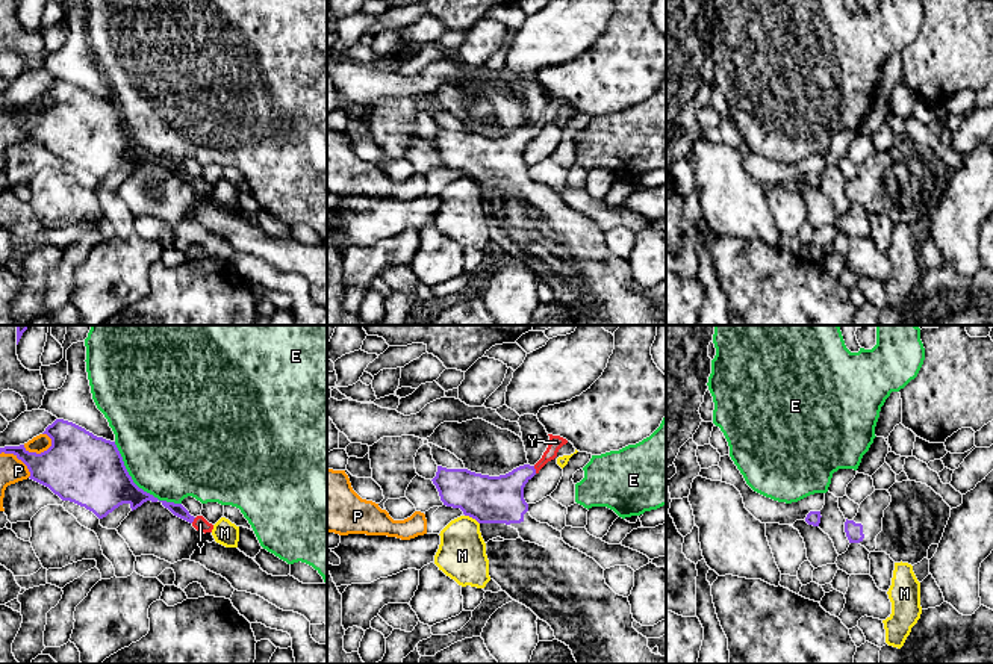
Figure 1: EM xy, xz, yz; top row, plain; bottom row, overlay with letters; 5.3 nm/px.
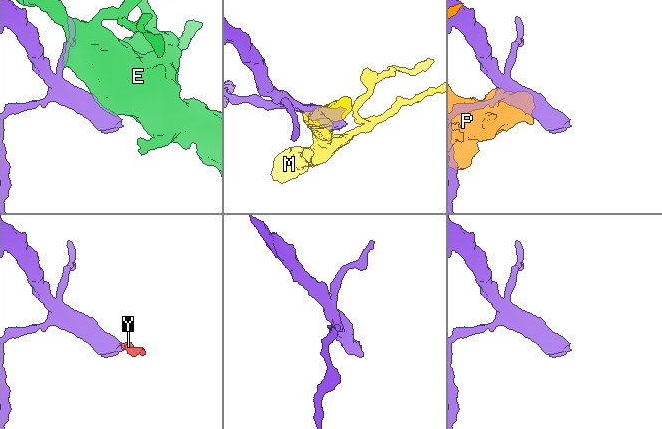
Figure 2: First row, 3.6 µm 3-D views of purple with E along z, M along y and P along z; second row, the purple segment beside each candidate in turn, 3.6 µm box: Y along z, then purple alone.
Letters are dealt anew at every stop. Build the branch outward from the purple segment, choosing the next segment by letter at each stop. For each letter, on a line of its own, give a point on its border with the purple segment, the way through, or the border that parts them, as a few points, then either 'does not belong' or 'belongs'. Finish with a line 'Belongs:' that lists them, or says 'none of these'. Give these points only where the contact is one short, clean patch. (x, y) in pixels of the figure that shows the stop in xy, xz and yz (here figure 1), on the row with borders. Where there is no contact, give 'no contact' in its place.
E: contact xy (136, 486); does not belong
M: contact xz (473, 518); border xz (465, 515), (479, 524); does not belong
P: contact xy (41, 453); does not belong
Y: contact xz (535, 469); way xz (498, 499), (526, 472), (535, 469), (551, 453), (556, 442); belongs
Belongs: Y

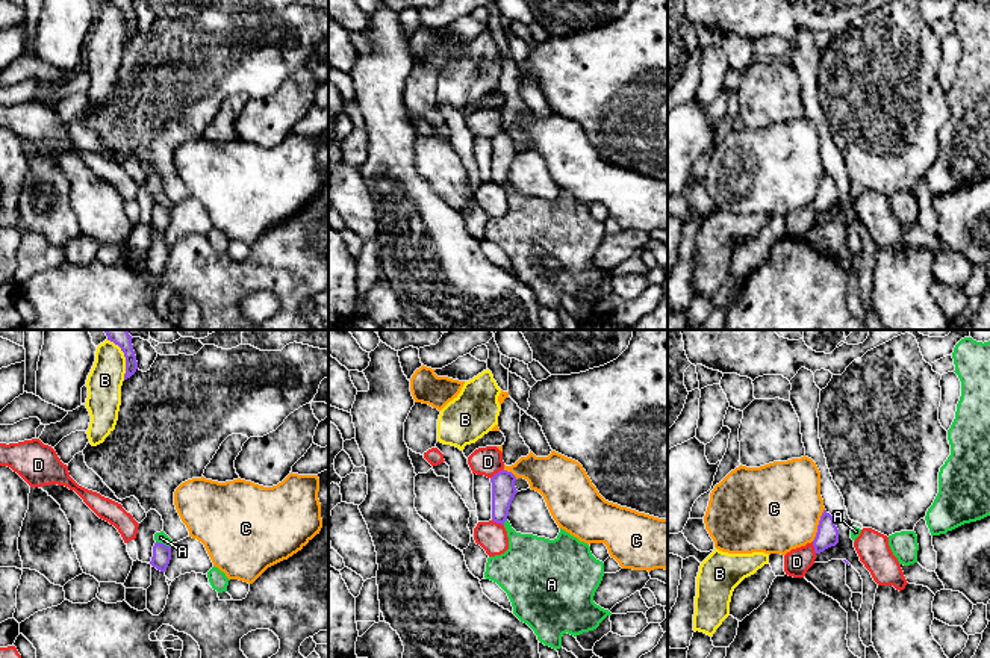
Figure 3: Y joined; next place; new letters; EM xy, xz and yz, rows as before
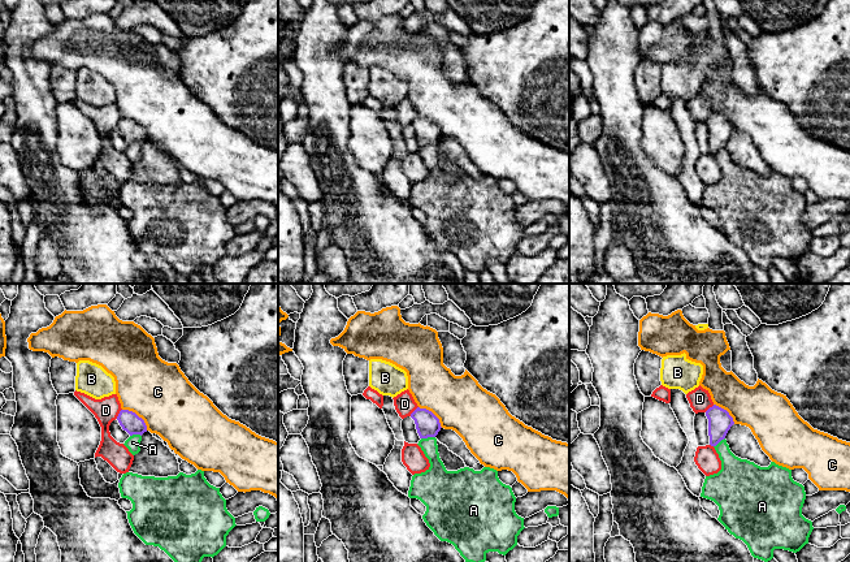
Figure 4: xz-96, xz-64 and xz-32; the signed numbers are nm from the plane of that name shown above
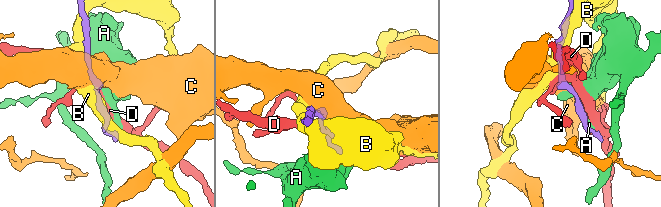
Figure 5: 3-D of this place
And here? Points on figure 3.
A: contact xy (162, 543); border xy (156, 540), (170, 548); does not belong
B: contact xy (124, 356); does not belong
C: contact yz (818, 525); does not belong
D: contact xz (498, 472); does not belong
Belongs: none of these

